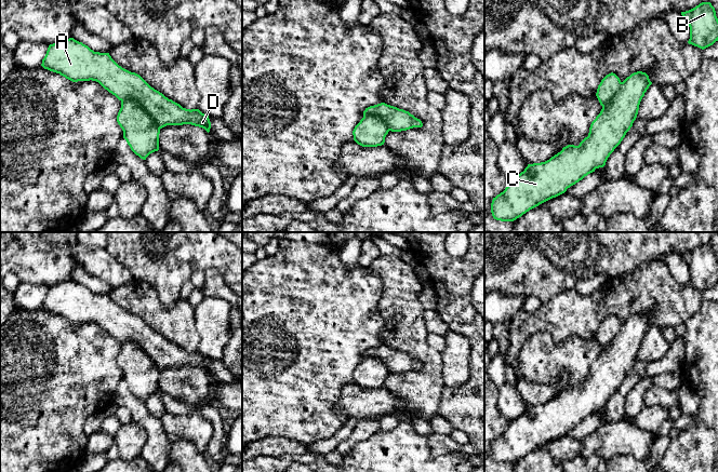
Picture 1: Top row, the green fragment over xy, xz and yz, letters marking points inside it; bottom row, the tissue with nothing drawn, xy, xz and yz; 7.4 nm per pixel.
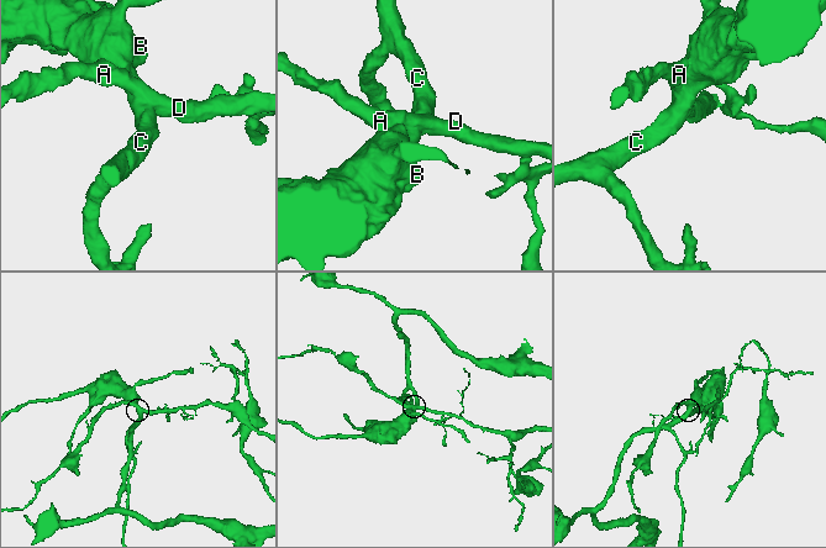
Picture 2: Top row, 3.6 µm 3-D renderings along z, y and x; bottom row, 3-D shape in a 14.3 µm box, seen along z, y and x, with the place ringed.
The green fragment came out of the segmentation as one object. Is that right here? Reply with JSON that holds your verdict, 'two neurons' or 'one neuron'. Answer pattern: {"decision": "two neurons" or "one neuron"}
{"decision": "one neuron"}

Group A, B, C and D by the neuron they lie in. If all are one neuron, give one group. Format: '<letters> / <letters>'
A B C D

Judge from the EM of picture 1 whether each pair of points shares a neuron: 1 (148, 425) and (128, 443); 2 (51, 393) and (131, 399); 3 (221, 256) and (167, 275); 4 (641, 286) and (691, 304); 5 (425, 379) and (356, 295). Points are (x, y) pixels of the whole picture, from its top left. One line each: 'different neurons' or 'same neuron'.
1: different neurons
2: different neurons
3: same neuron
4: same neuron
5: different neurons

